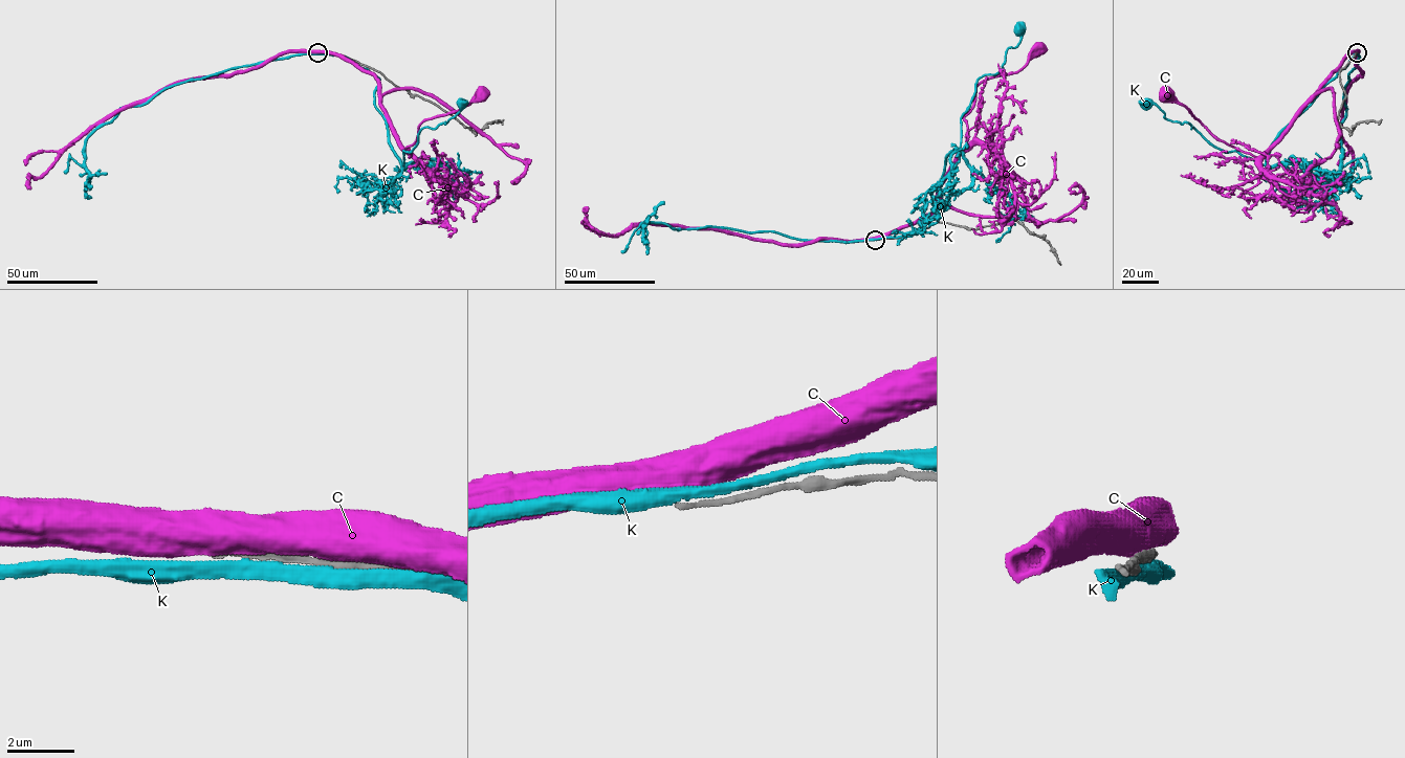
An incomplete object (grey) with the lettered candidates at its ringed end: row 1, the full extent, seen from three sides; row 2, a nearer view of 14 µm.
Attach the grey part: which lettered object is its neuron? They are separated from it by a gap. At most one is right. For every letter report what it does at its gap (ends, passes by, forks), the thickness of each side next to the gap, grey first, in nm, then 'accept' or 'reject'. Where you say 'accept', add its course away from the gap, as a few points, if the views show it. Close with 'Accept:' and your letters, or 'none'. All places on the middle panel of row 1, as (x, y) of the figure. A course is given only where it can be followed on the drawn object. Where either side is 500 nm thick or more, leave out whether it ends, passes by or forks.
C: 140/850 nm | reject
K: it passes by | 140/440 nm | reject
Accept: none

